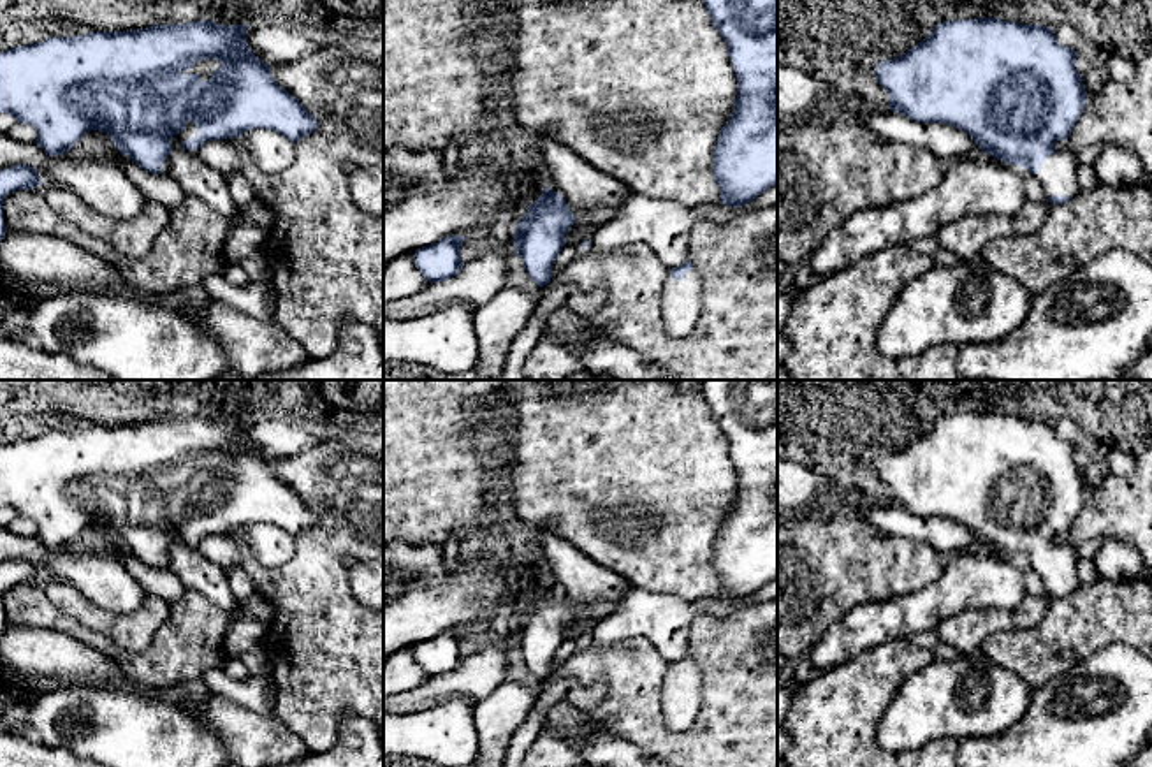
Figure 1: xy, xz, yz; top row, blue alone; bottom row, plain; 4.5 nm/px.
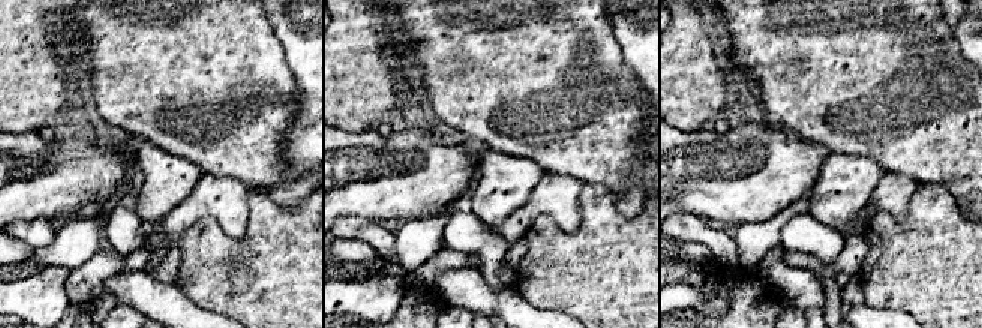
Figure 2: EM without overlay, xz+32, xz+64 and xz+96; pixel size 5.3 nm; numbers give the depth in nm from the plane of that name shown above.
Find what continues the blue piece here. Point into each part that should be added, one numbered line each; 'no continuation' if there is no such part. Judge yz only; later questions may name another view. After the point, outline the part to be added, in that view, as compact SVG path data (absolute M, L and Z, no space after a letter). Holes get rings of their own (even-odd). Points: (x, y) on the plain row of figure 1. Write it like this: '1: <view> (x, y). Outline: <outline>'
1: yz (1057, 569). Outline: M1068 542L1059 544L1052 551L1045 552L1041 565L1034 568L1045 582L1045 591L1075 591L1080 584L1076 577L1076 561L1078 558L1075 547Z

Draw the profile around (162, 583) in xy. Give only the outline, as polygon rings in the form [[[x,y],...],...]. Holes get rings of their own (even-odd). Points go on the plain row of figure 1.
[[[118,547],[114,556],[121,559],[127,570],[139,581],[139,584],[149,595],[157,595],[167,602],[176,602],[181,596],[183,586],[174,572],[165,568],[151,568],[141,563],[123,547]]]

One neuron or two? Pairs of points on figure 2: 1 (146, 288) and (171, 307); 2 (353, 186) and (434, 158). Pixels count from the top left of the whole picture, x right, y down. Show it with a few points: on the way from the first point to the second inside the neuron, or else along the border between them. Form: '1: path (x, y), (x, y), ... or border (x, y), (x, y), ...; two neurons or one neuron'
1: path (152, 294), (165, 303); one neuron
2: path (374, 183), (383, 178), (404, 178), (416, 174); one neuron

